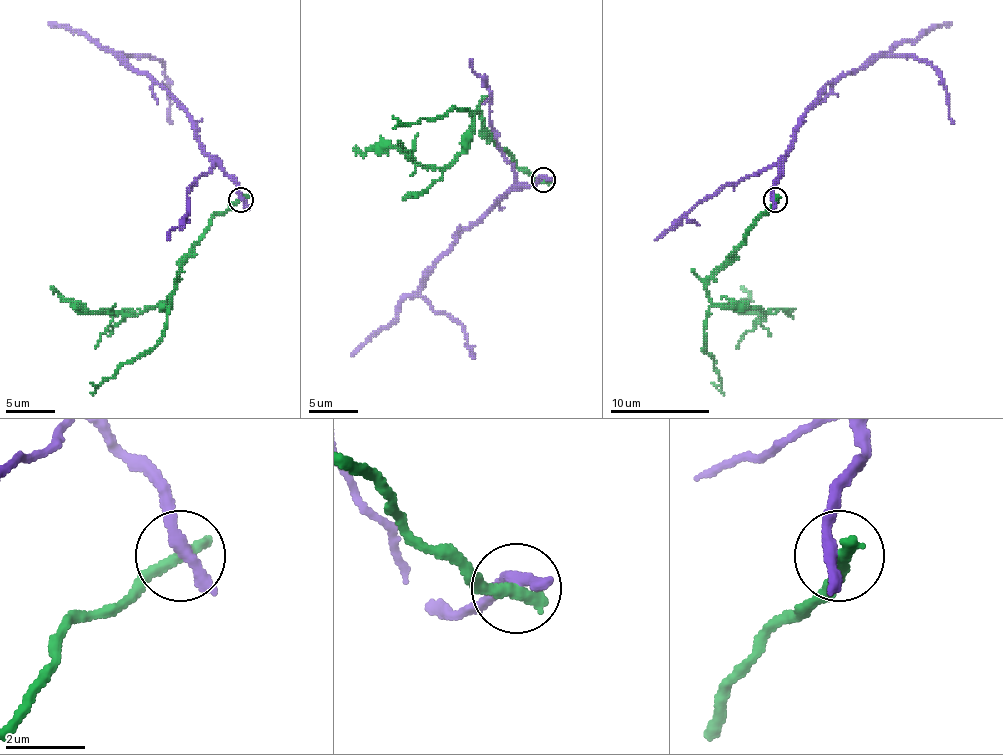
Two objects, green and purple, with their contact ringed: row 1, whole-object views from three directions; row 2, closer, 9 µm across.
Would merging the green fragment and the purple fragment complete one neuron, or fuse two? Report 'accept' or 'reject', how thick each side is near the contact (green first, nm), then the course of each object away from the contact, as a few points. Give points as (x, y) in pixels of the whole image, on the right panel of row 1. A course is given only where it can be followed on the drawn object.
reject; calibres 400 and 420 nm; course green (776, 200), (706, 286), (711, 301), (756, 306), (763, 314), (743, 311), (748, 296), (743, 286); course purple (773, 200), (781, 160), (803, 113), (830, 81), (877, 56), (916, 56), (929, 64), (941, 79), (954, 123)

